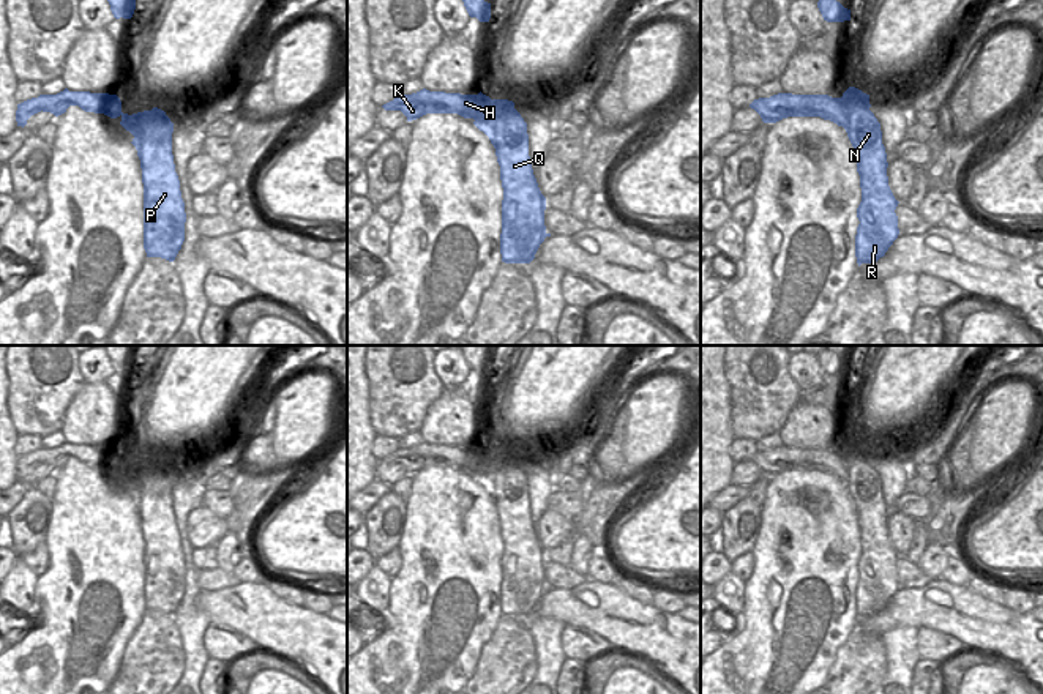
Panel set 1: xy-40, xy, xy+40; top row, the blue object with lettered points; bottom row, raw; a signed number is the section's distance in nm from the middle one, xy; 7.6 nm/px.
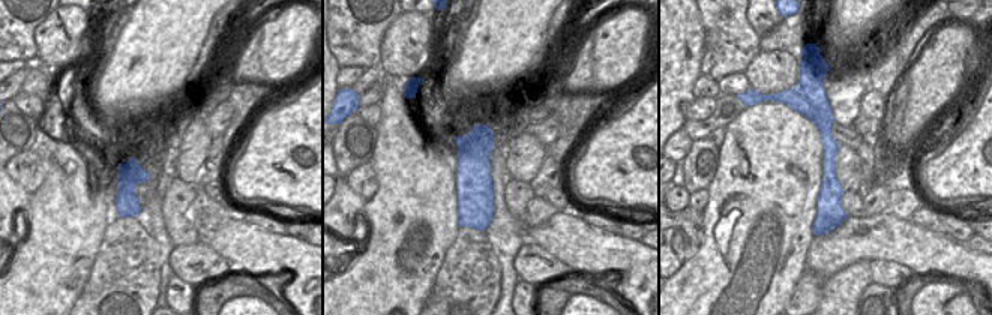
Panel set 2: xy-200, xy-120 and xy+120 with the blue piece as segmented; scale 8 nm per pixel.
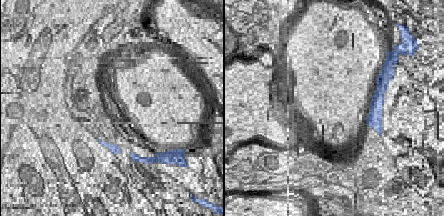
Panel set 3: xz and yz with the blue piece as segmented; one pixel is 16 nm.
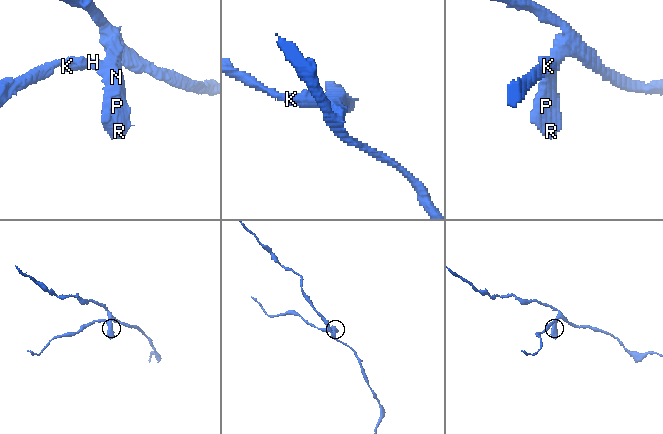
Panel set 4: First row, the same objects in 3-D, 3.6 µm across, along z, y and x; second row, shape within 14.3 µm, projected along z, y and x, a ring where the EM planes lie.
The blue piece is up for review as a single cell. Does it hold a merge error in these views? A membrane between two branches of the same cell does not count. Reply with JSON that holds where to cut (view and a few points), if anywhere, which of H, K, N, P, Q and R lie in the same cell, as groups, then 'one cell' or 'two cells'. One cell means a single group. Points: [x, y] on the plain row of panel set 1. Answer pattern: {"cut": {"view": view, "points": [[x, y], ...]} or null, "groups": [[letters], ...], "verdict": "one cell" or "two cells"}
{"cut": {"view": "xy", "points": [[496, 453], [496, 467], [491, 472], [475, 473]]}, "groups": [["H", "K"], ["N", "P", "Q", "R"]], "verdict": "two cells"}

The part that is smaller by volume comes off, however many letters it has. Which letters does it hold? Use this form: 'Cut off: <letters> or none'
Cut off: H, K

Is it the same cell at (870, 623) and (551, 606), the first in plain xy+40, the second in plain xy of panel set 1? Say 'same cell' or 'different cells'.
same cell

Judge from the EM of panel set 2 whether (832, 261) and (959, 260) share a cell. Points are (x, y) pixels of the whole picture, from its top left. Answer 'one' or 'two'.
one

